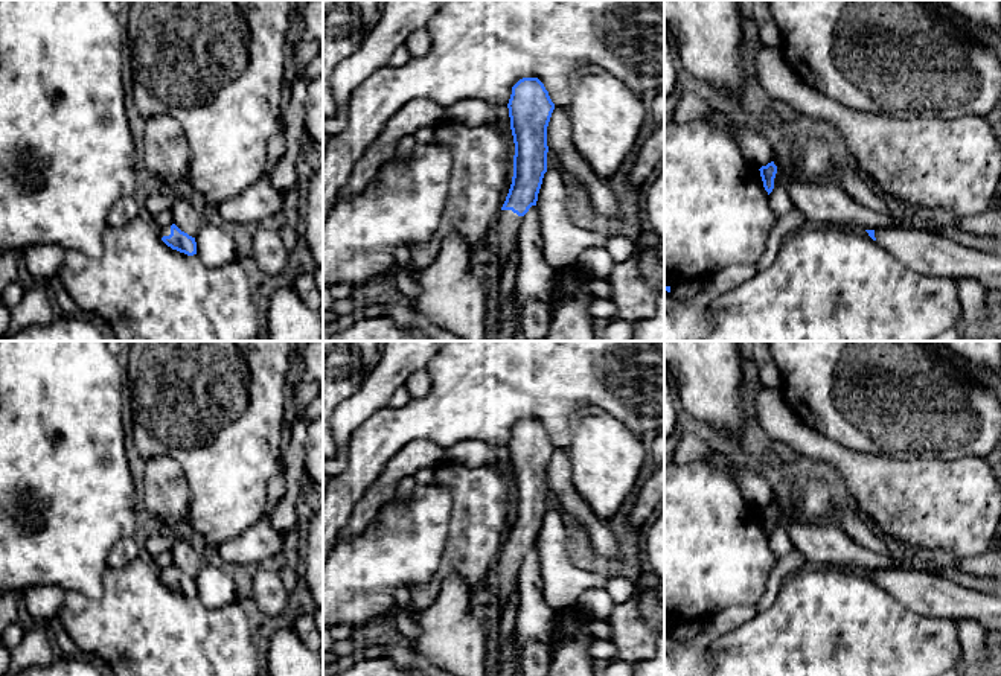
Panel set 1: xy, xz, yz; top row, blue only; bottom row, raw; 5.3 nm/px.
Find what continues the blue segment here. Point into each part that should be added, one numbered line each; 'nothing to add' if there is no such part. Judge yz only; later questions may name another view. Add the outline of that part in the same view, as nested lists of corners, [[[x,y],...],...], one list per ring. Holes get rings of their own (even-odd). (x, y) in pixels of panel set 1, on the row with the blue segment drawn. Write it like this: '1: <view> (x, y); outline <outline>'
1: yz (927, 253); outline [[[916,225],[876,228],[879,245],[908,268],[934,277],[971,277],[1001,291],[1001,257],[963,247]]]

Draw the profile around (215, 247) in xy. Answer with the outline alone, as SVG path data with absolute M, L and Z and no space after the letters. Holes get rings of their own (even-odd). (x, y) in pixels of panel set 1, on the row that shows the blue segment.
M210 218L198 230L195 242L197 254L210 268L219 268L236 260L238 248L232 234Z

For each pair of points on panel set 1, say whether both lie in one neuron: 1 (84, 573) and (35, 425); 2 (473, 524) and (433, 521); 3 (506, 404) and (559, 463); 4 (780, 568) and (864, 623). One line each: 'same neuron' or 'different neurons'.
1: same neuron
2: different neurons
3: different neurons
4: different neurons

